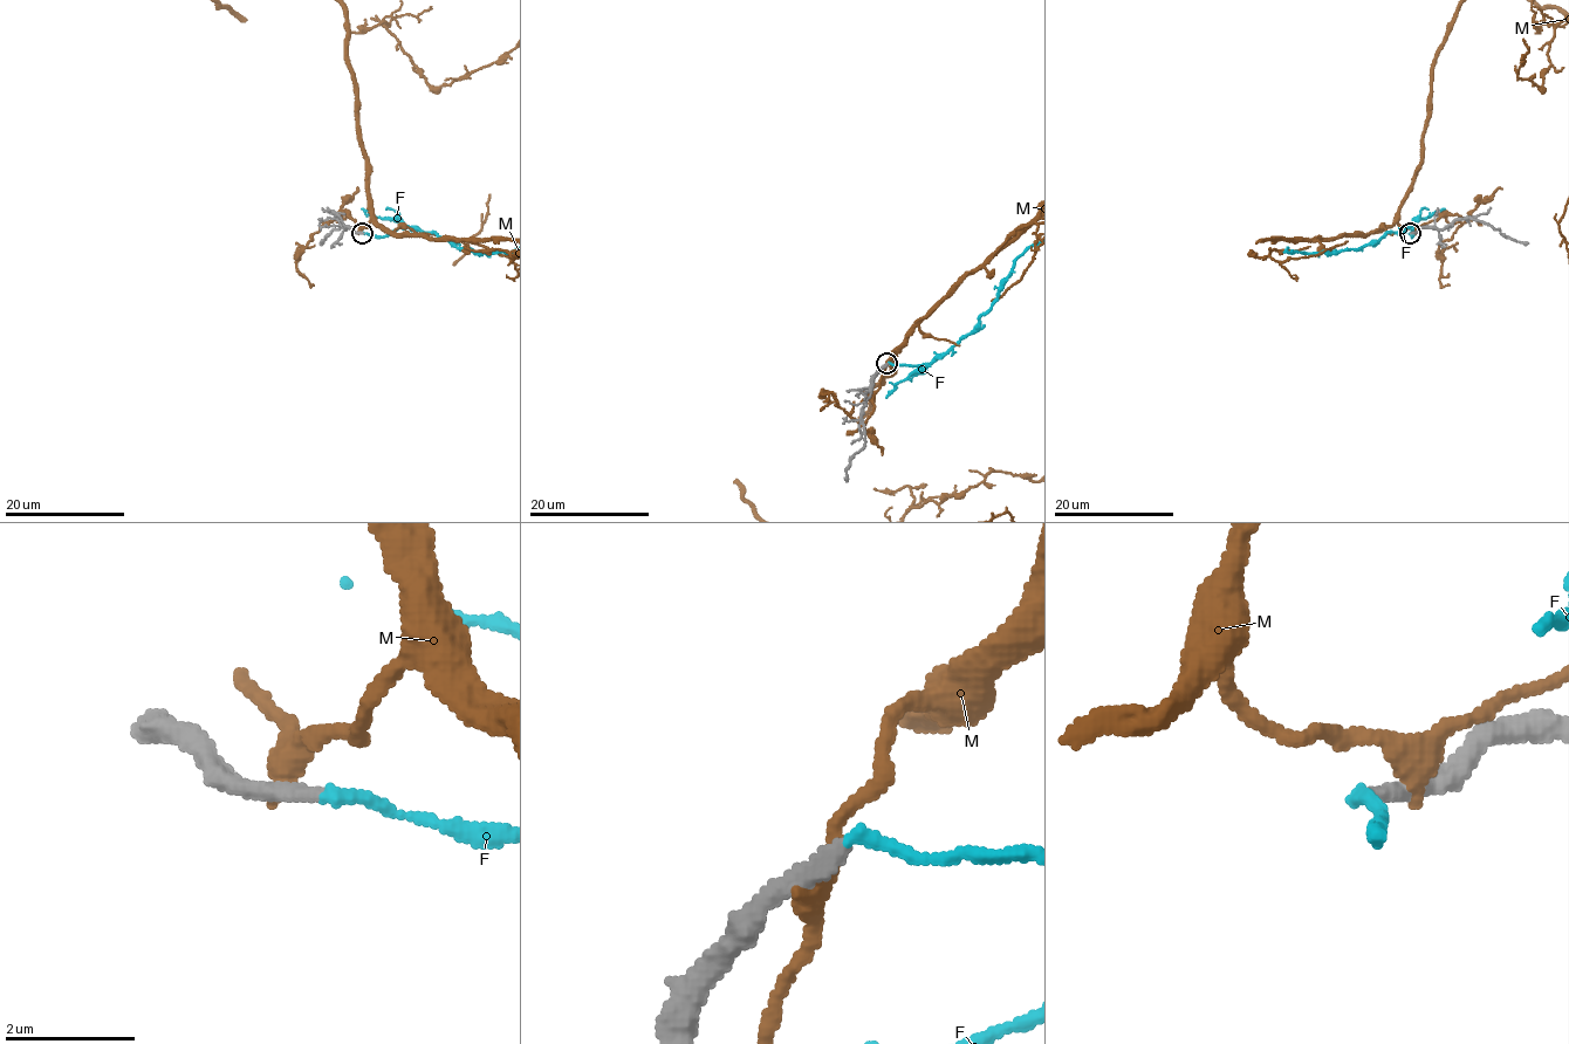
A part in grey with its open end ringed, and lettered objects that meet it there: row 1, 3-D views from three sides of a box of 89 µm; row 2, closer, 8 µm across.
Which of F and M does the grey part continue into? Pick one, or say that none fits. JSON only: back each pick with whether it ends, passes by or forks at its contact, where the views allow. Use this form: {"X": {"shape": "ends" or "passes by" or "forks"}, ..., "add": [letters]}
{"add": []}

